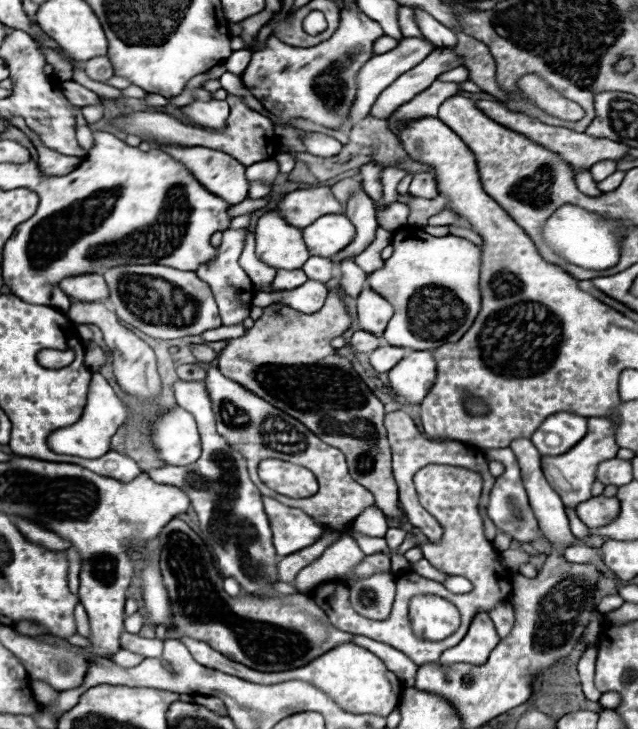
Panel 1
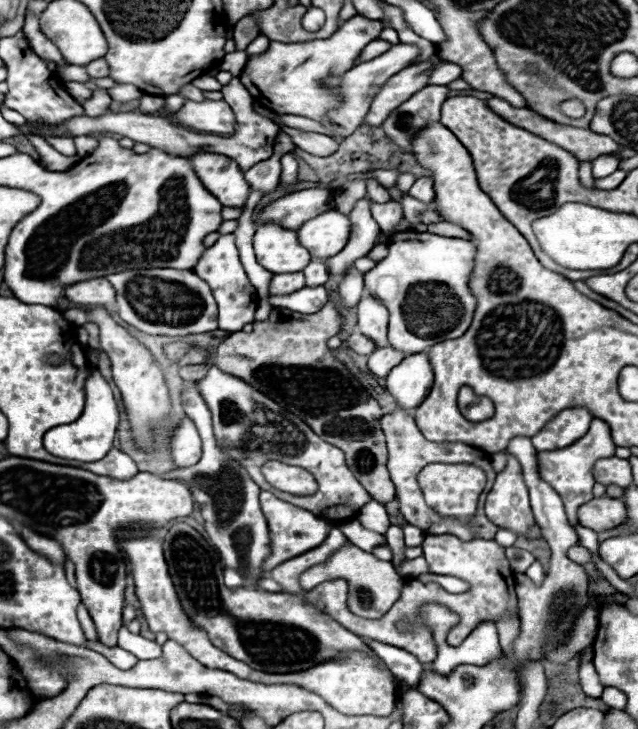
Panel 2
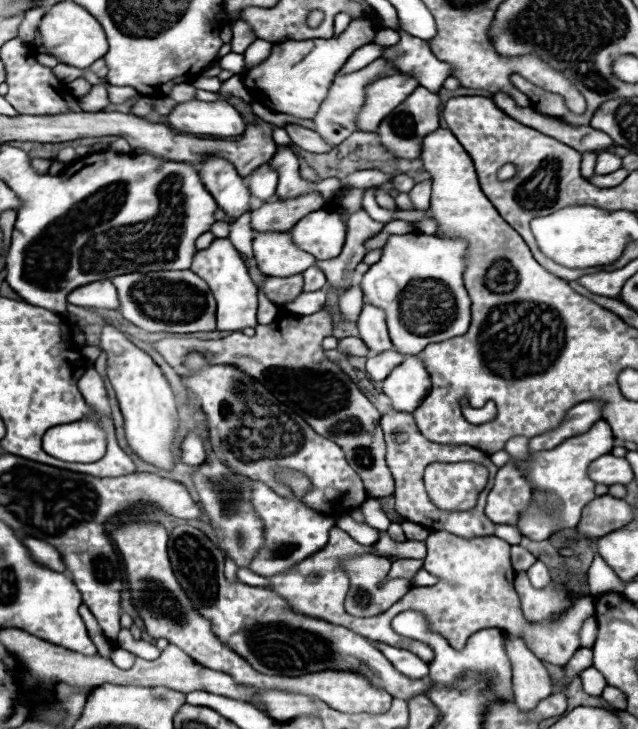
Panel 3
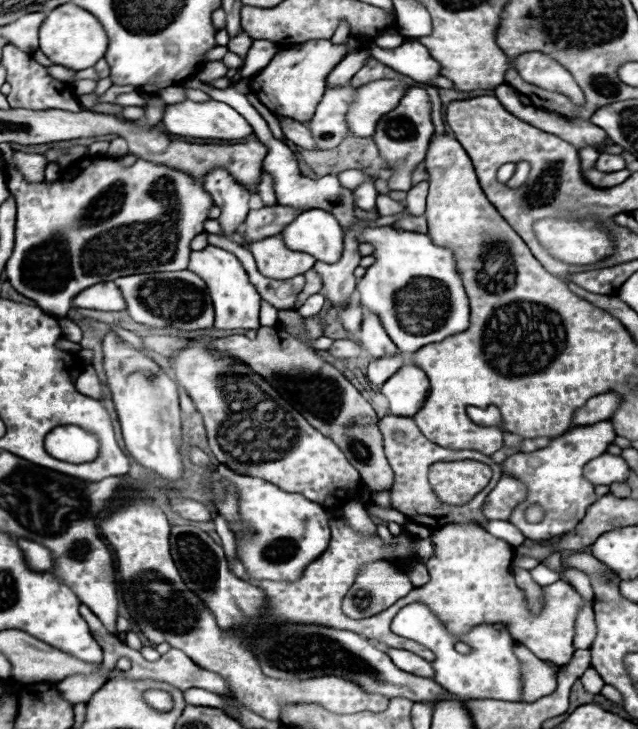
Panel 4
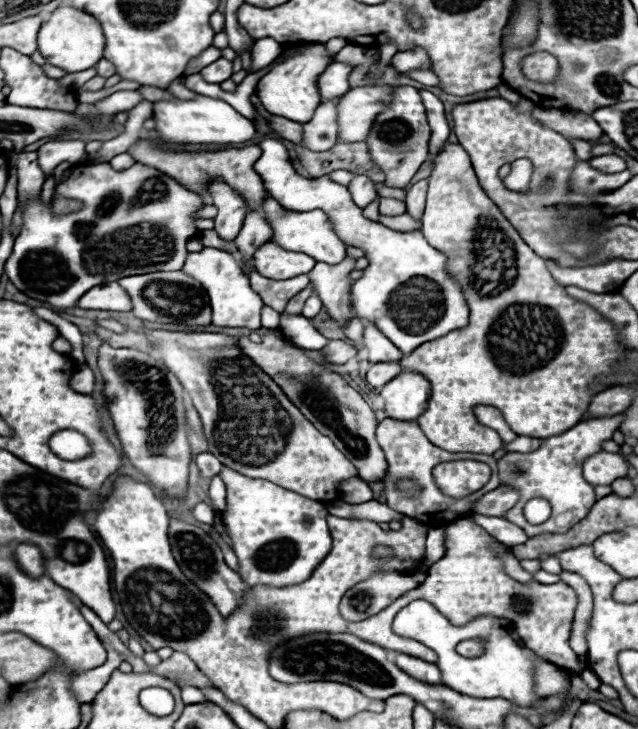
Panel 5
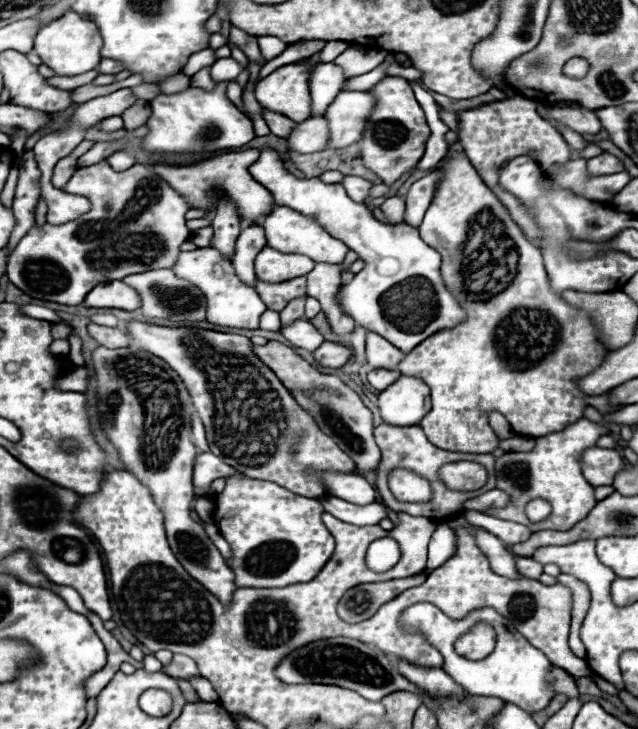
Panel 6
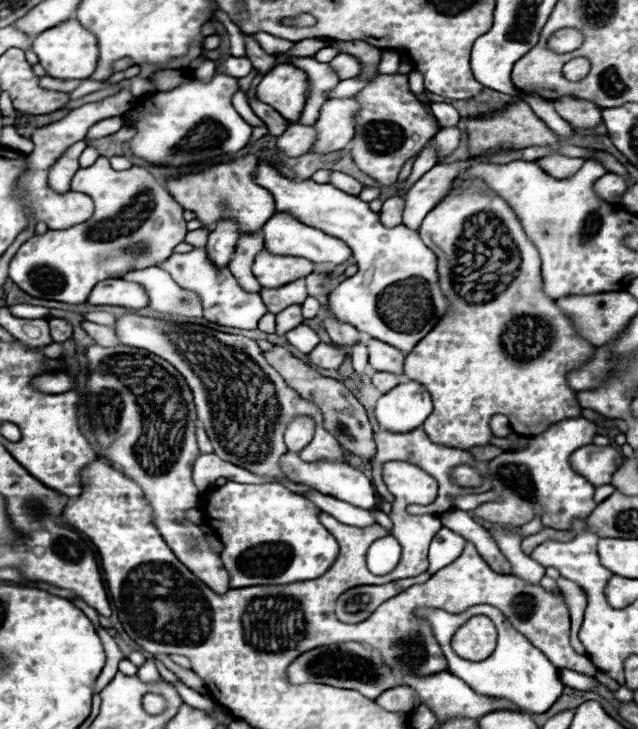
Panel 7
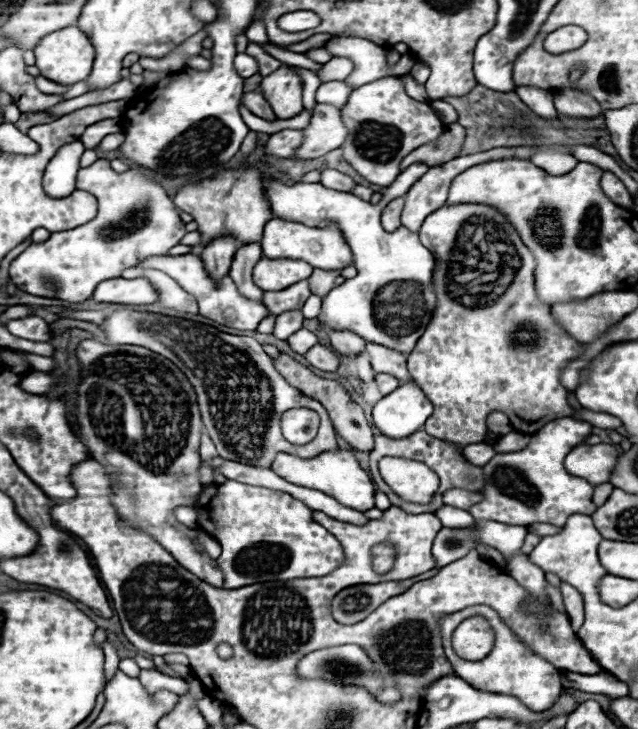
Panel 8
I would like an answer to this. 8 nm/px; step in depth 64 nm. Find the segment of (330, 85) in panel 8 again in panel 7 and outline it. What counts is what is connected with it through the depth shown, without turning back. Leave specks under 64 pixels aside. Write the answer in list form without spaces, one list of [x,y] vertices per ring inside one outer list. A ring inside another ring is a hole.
[[[350,78],[350,80],[342,80],[338,86],[334,86],[334,90],[328,92],[328,98],[350,98],[354,96],[356,92],[360,92],[368,82],[366,80],[356,80],[356,78]]]

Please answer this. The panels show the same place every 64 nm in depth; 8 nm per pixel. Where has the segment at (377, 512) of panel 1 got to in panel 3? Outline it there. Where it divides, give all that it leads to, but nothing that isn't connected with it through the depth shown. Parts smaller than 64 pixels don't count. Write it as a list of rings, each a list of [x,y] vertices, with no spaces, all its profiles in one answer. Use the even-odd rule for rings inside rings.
[[[368,498],[360,508],[362,508],[362,512],[364,512],[364,518],[366,518],[366,524],[368,524],[368,526],[372,526],[372,528],[376,528],[376,530],[388,530],[390,520],[388,520],[388,516],[384,514],[384,510],[380,508],[378,500]]]

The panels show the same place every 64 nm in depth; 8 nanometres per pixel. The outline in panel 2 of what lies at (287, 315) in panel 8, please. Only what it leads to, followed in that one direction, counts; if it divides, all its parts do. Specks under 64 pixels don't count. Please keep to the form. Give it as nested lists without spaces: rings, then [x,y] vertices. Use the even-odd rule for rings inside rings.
[[[314,258],[306,268],[304,268],[304,276],[306,276],[306,286],[322,286],[328,280],[328,270],[324,266],[324,260]]]

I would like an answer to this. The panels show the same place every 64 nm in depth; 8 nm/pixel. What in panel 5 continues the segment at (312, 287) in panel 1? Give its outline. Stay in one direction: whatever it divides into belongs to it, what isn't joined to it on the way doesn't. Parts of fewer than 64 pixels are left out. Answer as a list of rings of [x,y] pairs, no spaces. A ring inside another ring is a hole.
[[[310,296],[310,298],[306,300],[306,306],[304,306],[302,314],[304,314],[306,318],[314,318],[314,316],[320,312],[320,308],[322,308],[320,298],[318,298],[318,296]]]

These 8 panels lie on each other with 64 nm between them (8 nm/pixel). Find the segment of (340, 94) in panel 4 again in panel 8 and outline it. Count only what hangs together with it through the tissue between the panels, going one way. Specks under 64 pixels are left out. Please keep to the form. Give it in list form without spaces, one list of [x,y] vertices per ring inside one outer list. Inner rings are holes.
[[[282,130],[272,134],[266,144],[264,144],[264,152],[268,156],[278,156],[278,158],[290,158],[296,148],[302,142],[302,134],[300,130]]]

